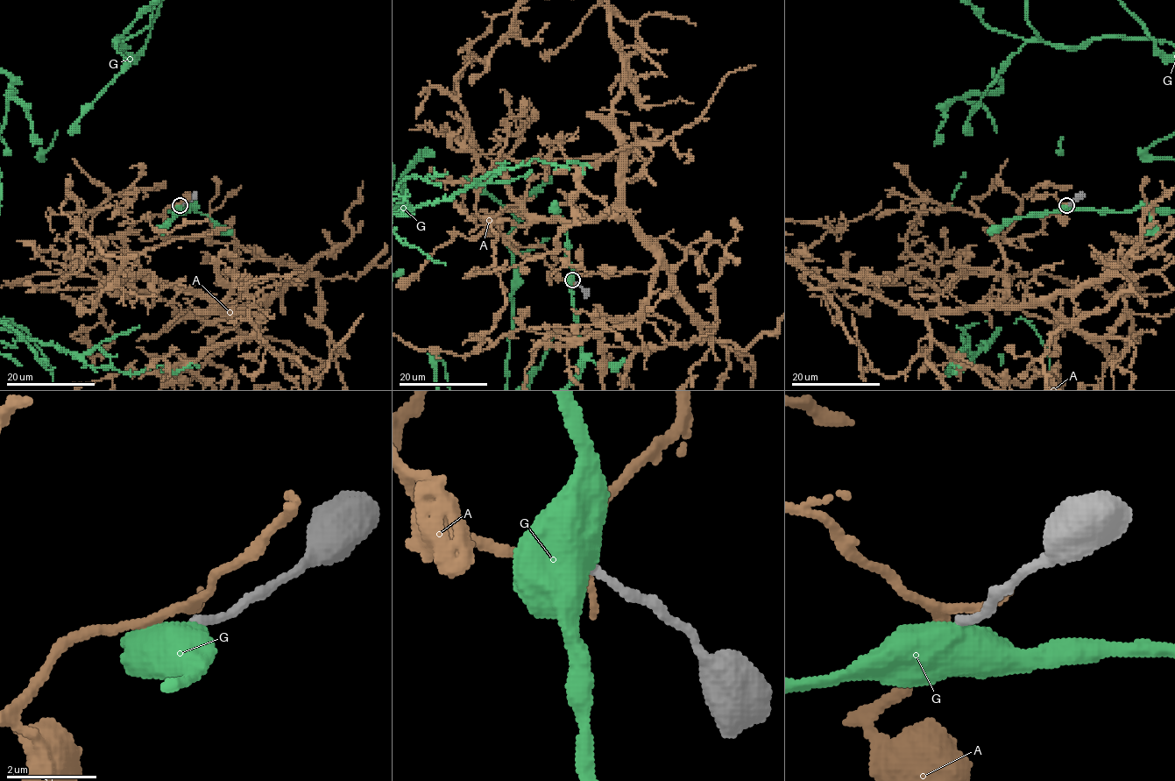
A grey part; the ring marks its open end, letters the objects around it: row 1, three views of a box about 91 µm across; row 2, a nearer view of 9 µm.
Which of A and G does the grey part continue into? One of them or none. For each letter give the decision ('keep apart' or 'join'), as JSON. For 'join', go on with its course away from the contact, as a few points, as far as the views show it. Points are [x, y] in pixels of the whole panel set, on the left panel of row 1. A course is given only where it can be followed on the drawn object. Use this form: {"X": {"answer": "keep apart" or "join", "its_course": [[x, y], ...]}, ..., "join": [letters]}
{"A": {"answer": "keep apart"}, "G": {"answer": "keep apart"}, "join": []}

